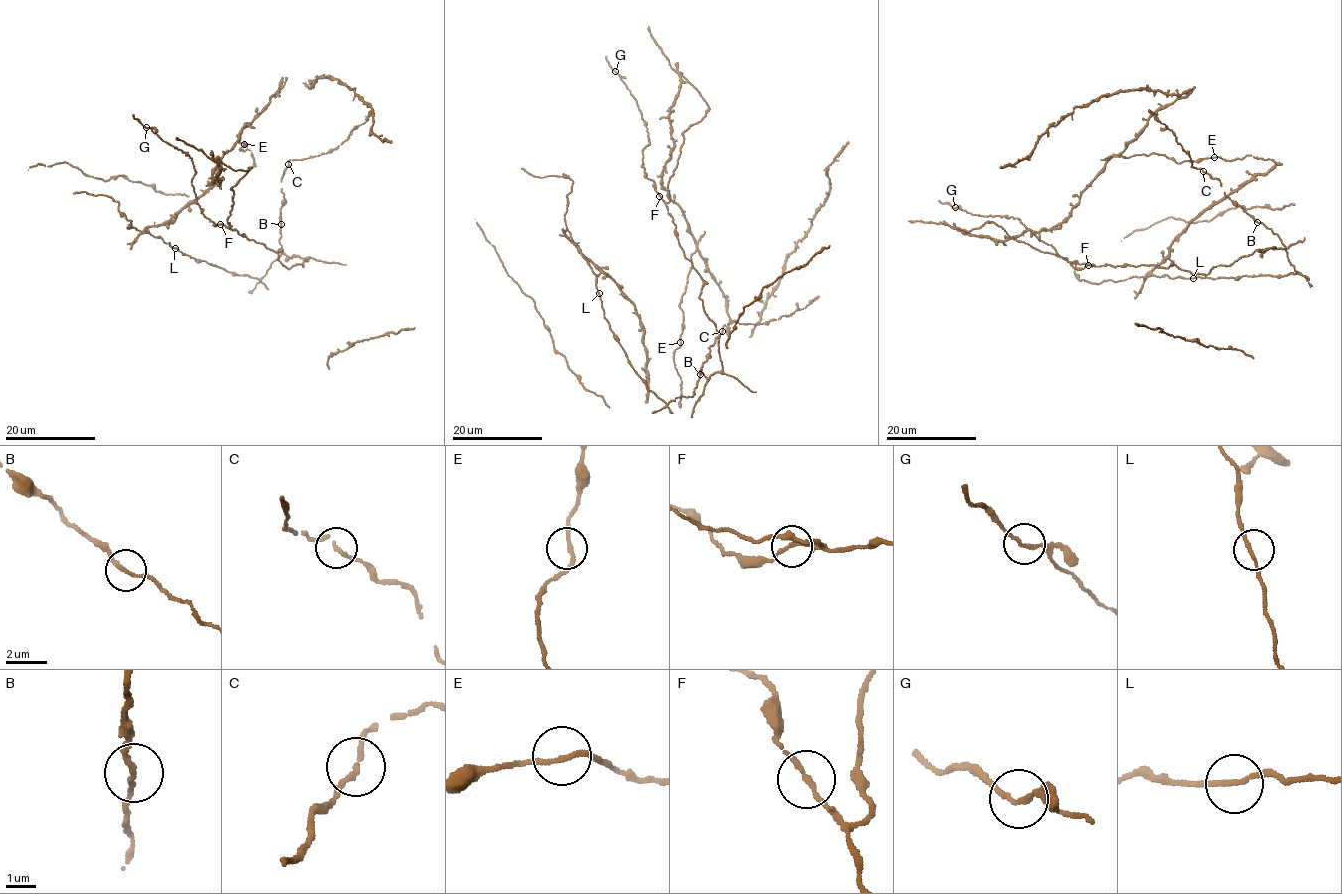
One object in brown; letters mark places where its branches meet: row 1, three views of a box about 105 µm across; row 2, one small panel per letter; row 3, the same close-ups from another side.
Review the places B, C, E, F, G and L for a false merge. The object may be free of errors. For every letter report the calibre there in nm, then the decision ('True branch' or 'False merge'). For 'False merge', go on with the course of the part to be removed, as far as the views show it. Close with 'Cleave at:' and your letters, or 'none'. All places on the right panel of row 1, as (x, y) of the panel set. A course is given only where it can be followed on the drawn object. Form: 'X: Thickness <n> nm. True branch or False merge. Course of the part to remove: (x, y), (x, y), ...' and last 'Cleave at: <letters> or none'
B: Thickness 150 nm. True branch
C: Thickness 150 nm. True branch
E: Thickness 160 nm. True branch
F: Thickness 160 nm. True branch
G: Thickness 150 nm. True branch
L: Thickness 150 nm. True branch
Cleave at: none

